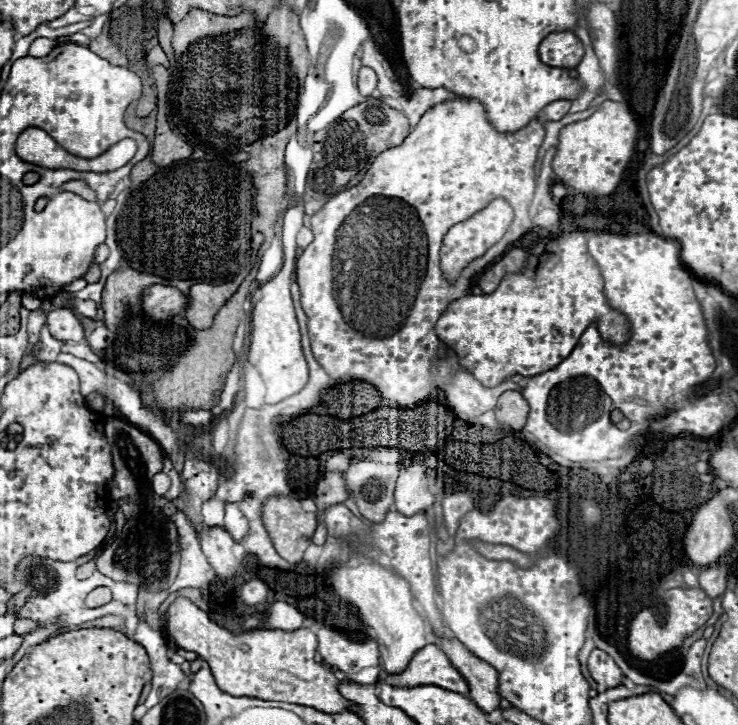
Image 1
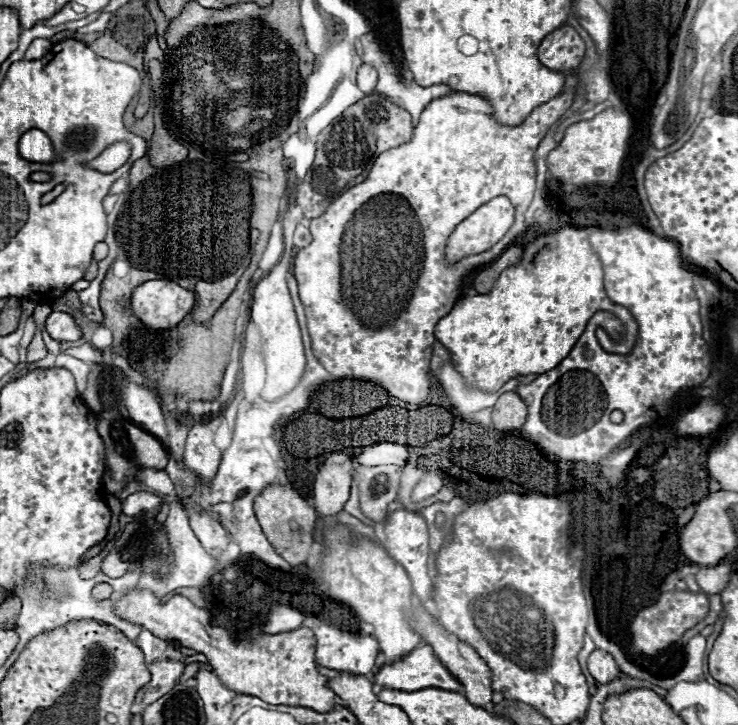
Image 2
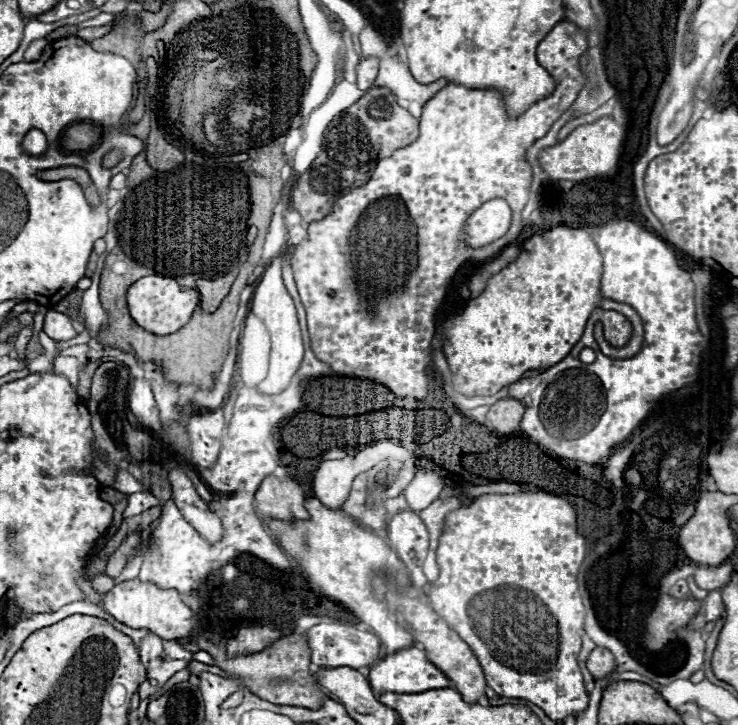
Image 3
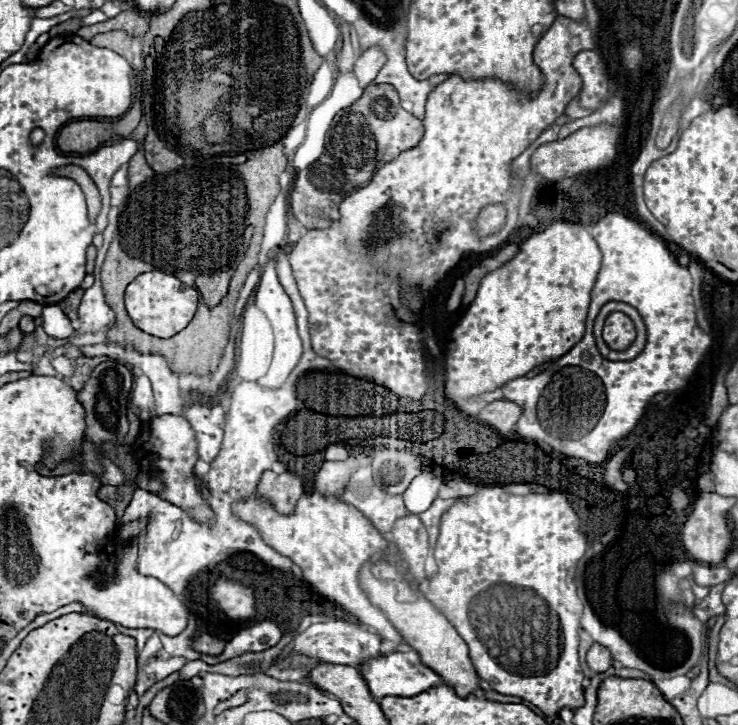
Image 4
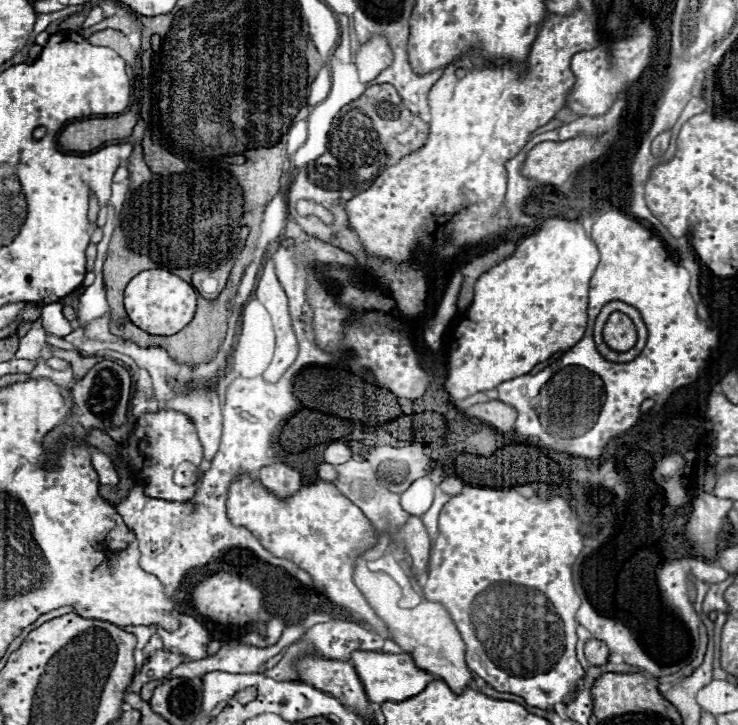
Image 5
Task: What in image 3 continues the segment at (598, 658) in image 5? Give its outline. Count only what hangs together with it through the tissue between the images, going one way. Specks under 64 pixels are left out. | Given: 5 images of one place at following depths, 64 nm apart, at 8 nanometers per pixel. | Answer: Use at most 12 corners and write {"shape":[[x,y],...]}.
{"shape":[[604,648],[588,656],[594,678],[606,678],[616,670],[614,656]]}

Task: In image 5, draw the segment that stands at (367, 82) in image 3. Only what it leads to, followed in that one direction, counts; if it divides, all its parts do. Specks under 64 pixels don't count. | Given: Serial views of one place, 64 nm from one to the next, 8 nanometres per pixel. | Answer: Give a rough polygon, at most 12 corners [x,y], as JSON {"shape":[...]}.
{"shape":[[370,38],[358,50],[360,82],[368,84],[392,64],[386,38]]}

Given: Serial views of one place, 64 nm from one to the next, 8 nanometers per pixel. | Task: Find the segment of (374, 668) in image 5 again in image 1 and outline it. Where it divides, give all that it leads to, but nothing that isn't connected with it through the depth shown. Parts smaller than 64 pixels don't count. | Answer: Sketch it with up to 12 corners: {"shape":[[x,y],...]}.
{"shape":[[428,644],[392,686],[434,684],[468,696],[468,684],[448,656]]}

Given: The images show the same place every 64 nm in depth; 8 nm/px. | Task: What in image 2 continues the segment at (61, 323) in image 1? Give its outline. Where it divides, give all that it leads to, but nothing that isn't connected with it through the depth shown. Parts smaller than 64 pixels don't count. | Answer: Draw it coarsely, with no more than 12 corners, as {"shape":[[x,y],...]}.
{"shape":[[52,312],[46,332],[60,342],[82,338],[66,312]]}

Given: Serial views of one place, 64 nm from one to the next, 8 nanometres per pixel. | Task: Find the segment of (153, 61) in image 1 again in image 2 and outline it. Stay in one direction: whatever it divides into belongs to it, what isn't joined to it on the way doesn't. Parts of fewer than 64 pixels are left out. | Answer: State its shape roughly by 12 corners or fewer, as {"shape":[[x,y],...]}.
{"shape":[[156,36],[144,48],[144,61],[156,59],[162,63],[167,60],[160,49]]}

